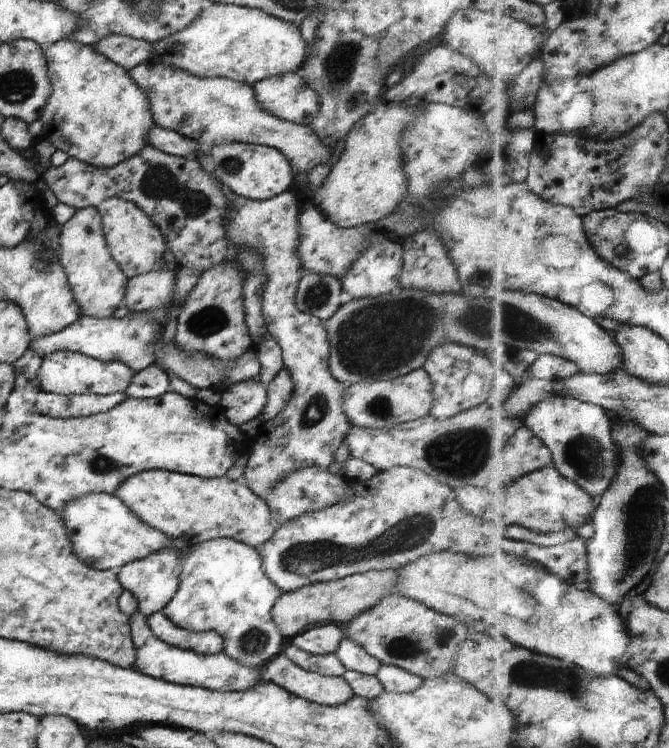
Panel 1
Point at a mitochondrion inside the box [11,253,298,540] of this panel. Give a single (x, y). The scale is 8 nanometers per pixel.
(211, 319)

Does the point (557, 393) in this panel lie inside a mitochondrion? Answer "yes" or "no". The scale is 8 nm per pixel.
no

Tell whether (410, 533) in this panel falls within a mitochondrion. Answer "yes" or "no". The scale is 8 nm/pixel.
yes

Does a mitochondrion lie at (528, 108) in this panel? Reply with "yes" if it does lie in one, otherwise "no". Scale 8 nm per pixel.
no

